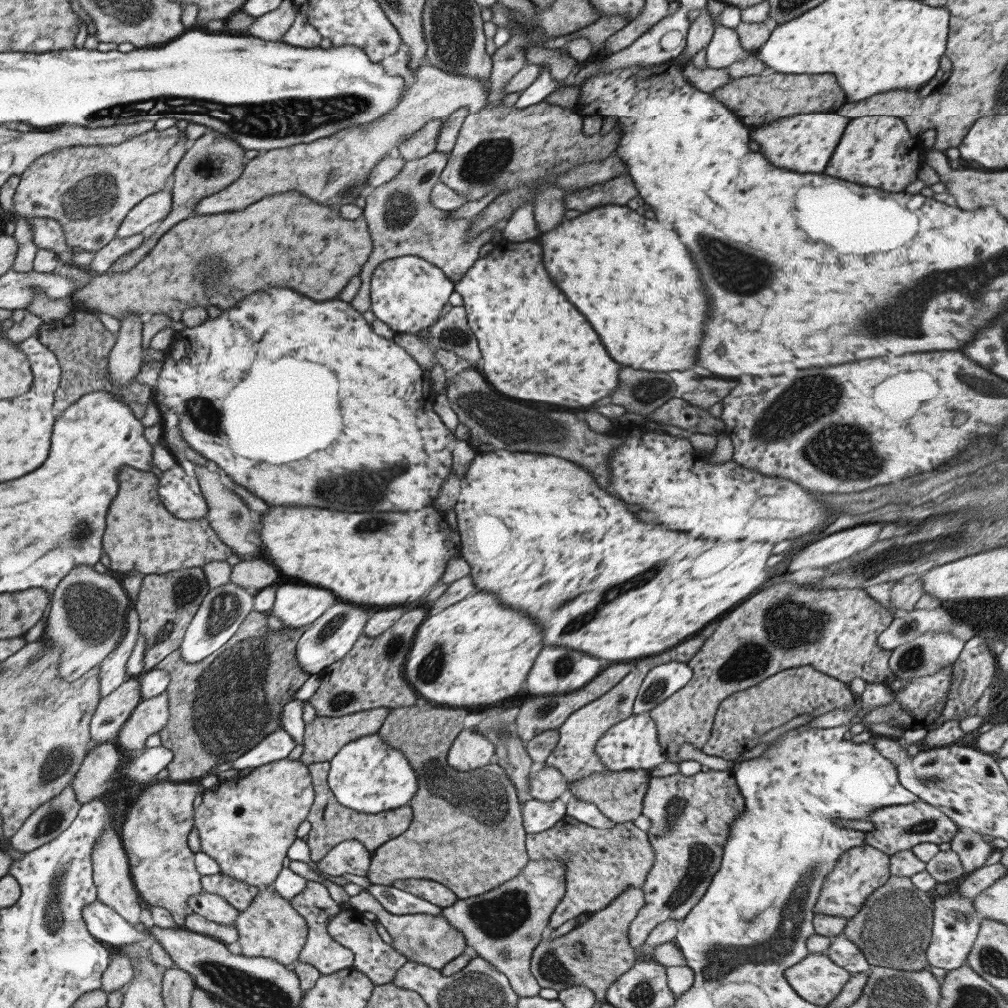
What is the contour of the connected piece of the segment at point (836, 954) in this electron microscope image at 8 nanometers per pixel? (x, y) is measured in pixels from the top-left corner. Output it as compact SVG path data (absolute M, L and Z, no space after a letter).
M840 933L838 937L832 938L826 954L834 964L841 966L851 975L858 972L867 972L871 969L862 951L853 942L850 942L843 933Z

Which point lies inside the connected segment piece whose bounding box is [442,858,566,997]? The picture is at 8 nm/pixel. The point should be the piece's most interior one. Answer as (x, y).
(504, 926)

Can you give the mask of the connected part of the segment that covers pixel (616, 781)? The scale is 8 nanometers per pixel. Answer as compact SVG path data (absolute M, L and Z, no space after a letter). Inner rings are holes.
M630 769L611 774L594 773L575 783L569 782L568 795L574 795L584 802L592 802L613 823L630 822L642 814L644 795L652 777L651 769Z

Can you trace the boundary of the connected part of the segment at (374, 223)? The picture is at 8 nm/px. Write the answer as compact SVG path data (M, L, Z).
M434 150L420 159L406 161L398 176L386 184L382 183L366 197L363 214L372 239L372 252L358 275L361 287L350 302L358 312L363 313L371 308L372 273L385 260L399 256L419 256L440 268L452 282L456 282L479 258L480 248L491 242L496 230L502 229L503 223L495 224L479 236L467 240L467 230L476 216L472 219L456 219L451 216L451 212L432 206L429 201L432 187L439 181L439 176L448 163L448 156L449 153Z

